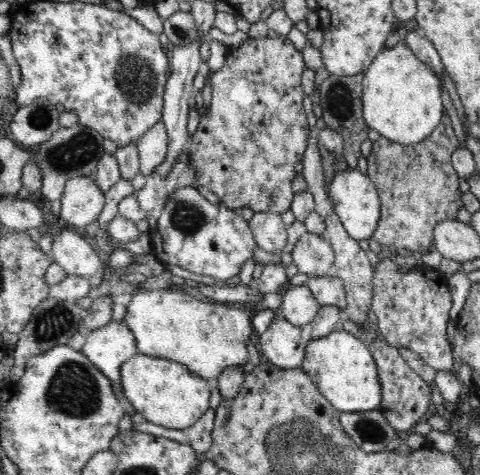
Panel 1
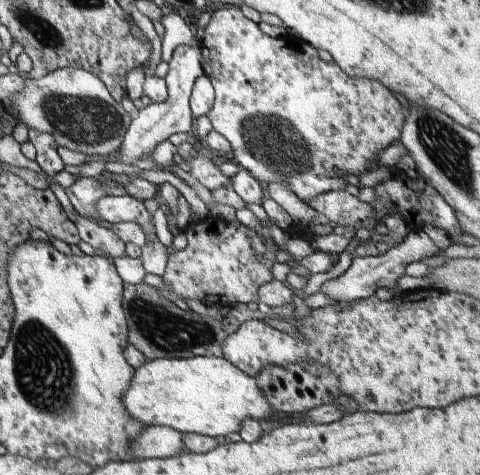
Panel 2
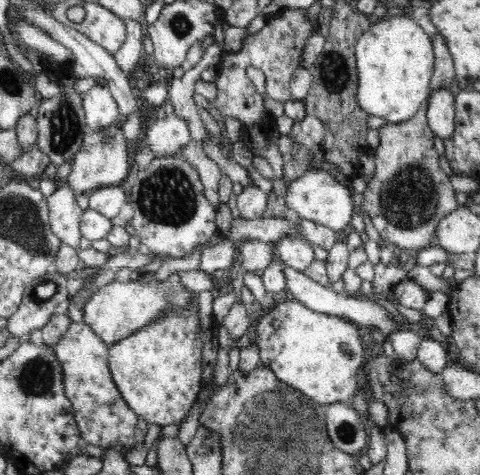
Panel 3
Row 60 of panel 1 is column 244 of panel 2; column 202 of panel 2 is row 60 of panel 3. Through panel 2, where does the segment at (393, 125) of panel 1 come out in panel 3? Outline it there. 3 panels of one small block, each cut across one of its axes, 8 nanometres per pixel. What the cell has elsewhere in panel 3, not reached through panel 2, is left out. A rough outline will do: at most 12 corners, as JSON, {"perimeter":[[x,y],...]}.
{"perimeter":[[408,16],[356,40],[358,104],[388,124],[430,96],[434,44]]}

